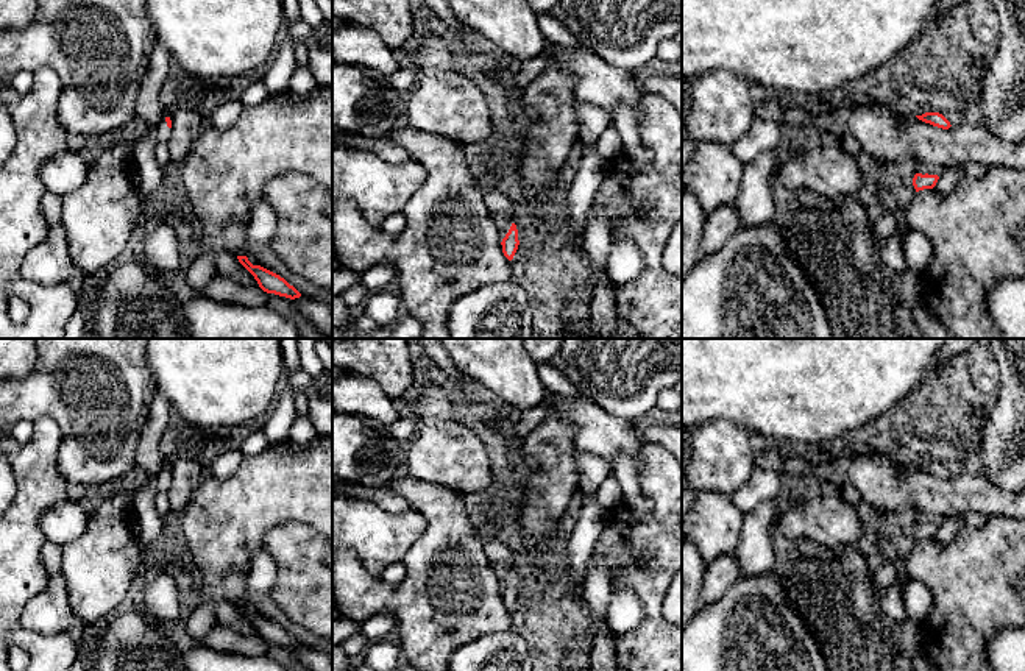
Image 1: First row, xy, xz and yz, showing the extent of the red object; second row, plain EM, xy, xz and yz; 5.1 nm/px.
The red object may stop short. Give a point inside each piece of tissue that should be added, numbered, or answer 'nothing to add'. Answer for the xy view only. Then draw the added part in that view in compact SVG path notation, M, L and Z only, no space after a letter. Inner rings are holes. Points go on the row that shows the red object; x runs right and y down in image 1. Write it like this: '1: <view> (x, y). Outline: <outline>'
1: xy (163, 131). Outline: M161 119L161 122L158 123L154 134L156 134L156 140L158 142L167 142L170 137L170 131L172 128L167 126L165 119Z

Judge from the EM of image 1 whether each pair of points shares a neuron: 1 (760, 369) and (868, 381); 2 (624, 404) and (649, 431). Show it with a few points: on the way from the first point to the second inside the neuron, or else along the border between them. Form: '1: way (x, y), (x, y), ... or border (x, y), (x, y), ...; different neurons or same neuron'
1: way (787, 369), (808, 369), (815, 375), (841, 375); same neuron
2: border (654, 411), (629, 422); different neurons

